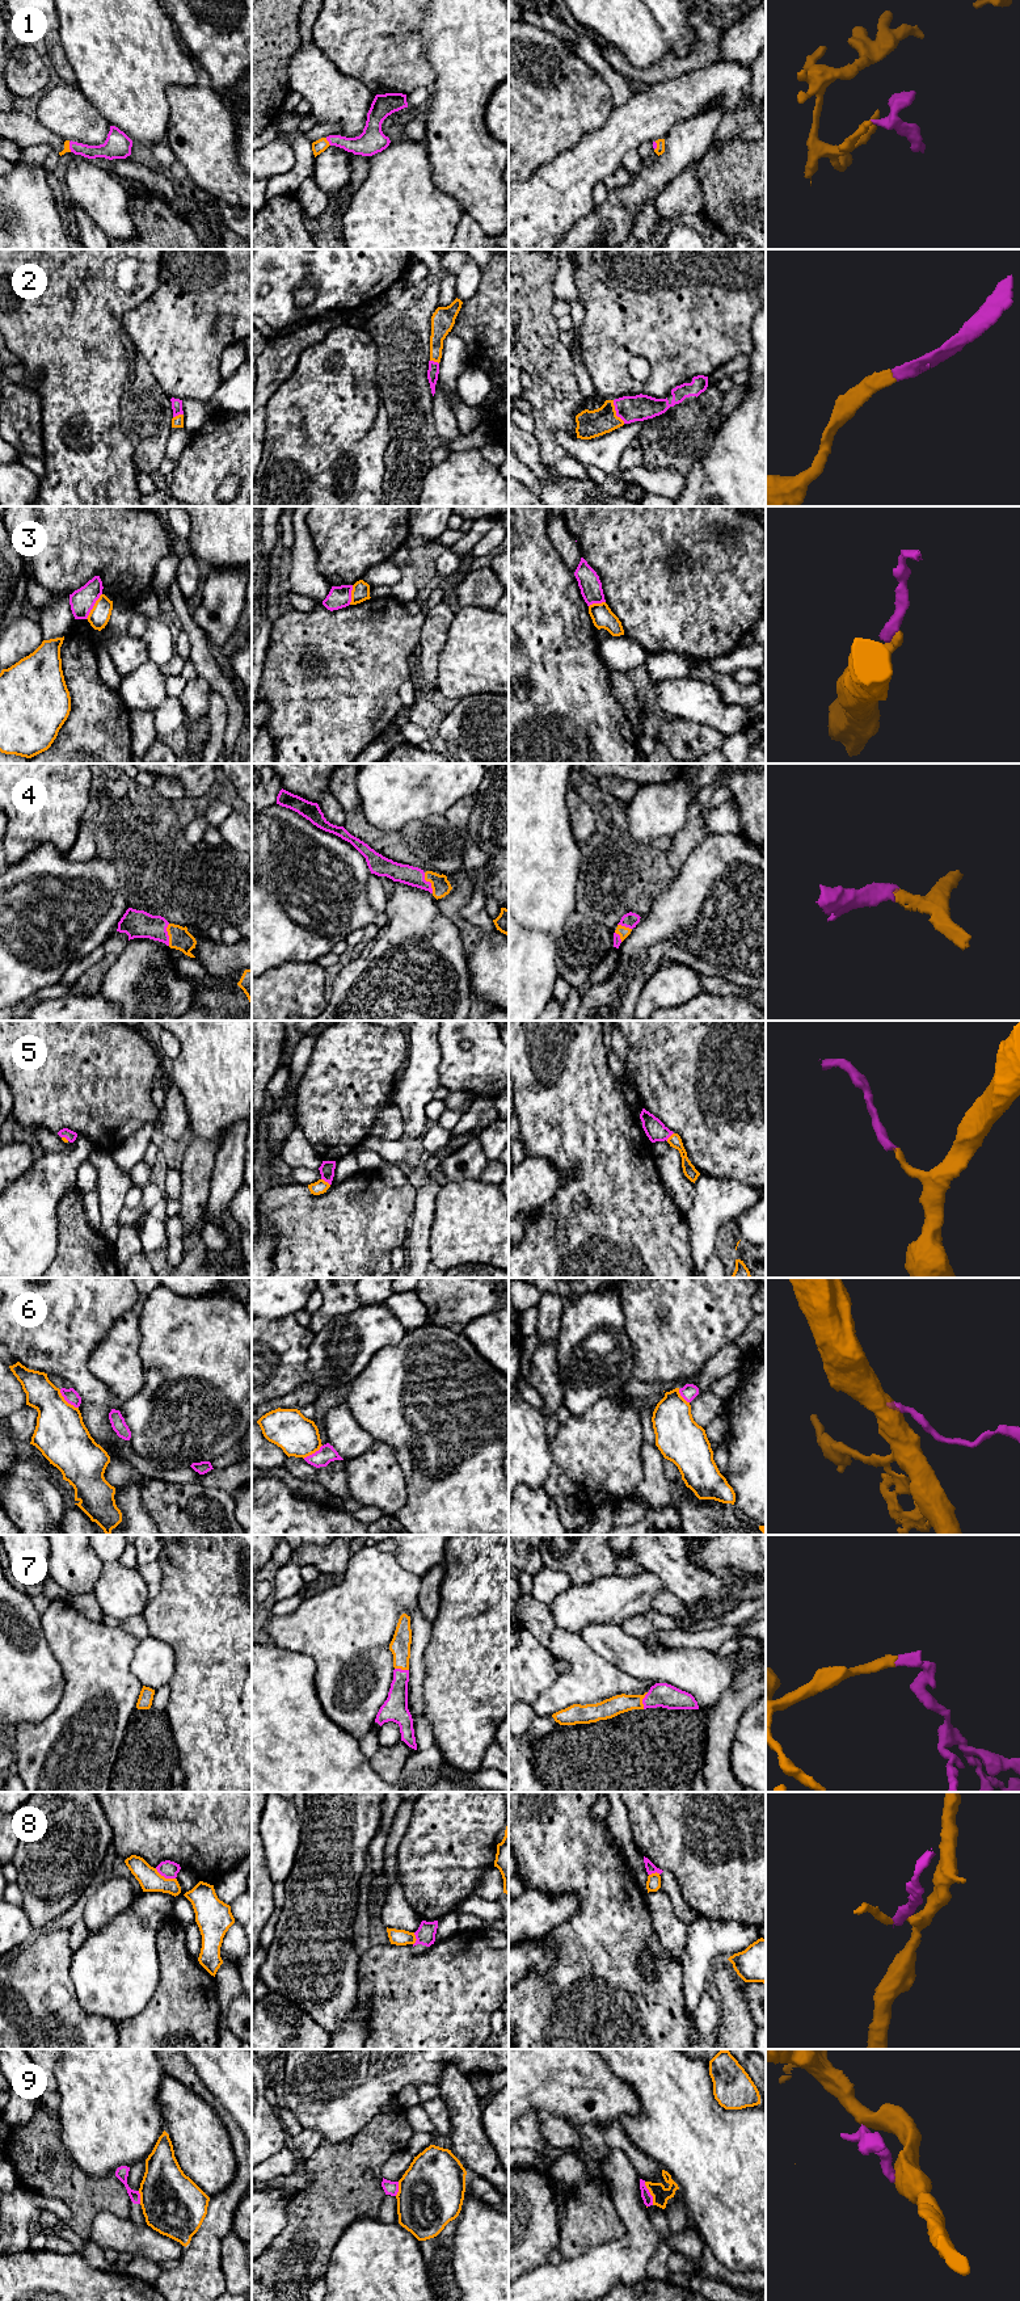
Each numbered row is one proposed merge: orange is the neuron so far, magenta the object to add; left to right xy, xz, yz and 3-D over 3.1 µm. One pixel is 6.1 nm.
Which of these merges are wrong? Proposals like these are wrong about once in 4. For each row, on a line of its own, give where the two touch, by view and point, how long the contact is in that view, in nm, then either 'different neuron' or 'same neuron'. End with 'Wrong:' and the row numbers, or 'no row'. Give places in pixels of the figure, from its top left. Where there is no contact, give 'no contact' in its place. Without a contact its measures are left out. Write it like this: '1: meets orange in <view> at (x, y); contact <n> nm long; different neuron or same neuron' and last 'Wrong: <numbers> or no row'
1: meets orange in xz at (328, 142); contact 60 nm long; same neuron
2: meets orange in yz at (615, 412); contact 160 nm long; same neuron
3: meets orange in xy at (93, 606); contact 190 nm long; different neuron
4: meets orange in xz at (429, 880); contact 140 nm long; same neuron
5: meets orange in xz at (324, 1181); contact 70 nm long; same neuron
6: meets orange in xy at (66, 1401); contact 170 nm long; different neuron
7: meets orange in yz at (641, 1700); contact 110 nm long; same neuron
8: meets orange in xy at (164, 1877); contact 140 nm long; different neuron
9: meets orange in yz at (650, 2194); contact 160 nm long; different neuron
Wrong: 3, 6, 8, 9

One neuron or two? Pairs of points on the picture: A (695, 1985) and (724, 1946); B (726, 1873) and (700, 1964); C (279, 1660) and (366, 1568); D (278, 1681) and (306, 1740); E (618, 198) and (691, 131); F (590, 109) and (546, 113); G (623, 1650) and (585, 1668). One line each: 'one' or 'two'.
A: one
B: two
C: two
D: one
E: one
F: one
G: two

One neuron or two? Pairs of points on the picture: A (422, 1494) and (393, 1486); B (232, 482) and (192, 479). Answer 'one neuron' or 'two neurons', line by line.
A: two neurons
B: two neurons

